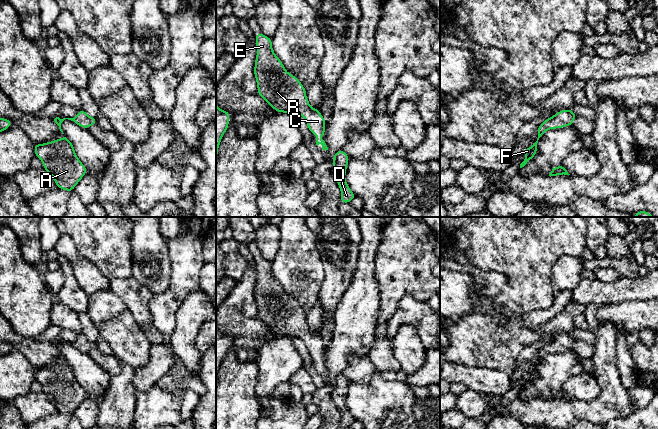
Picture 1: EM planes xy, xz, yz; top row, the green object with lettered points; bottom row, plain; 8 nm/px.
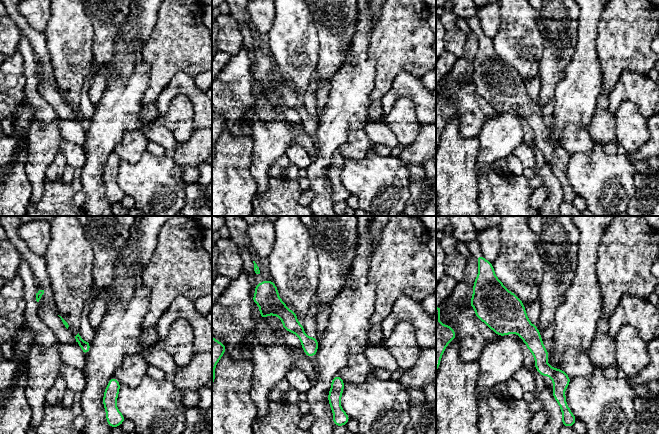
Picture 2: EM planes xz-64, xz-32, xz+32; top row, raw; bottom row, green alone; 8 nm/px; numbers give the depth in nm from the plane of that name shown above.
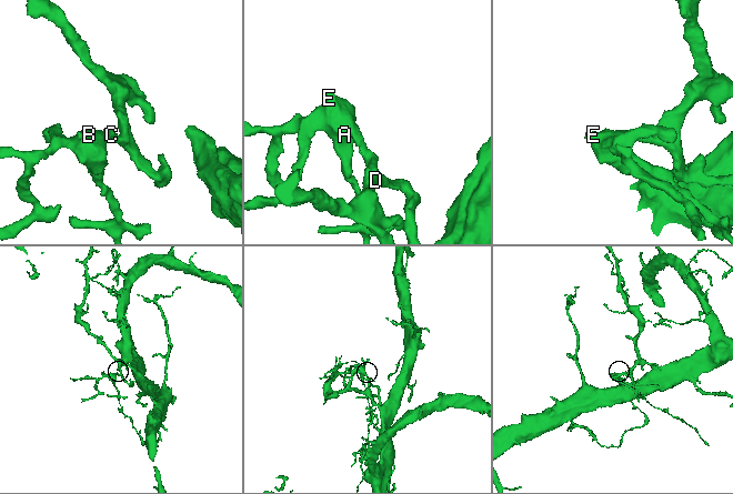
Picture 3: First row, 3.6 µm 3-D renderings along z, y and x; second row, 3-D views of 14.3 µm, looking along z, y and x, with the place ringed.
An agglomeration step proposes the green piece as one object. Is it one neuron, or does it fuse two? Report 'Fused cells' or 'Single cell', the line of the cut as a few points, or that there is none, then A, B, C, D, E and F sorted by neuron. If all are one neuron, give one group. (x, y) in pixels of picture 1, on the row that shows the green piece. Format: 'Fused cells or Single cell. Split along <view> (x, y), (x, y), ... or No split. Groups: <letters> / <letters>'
Single cell. No split. Groups: A B C D E F

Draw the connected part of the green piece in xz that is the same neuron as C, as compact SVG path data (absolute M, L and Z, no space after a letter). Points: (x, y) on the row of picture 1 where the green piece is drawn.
M263 33L254 36L257 53L254 75L257 93L279 113L298 113L302 115L312 134L316 134L316 145L328 150L324 140L318 141L325 134L326 121L319 109L310 106L306 89L299 79L289 74L272 48L272 39Z

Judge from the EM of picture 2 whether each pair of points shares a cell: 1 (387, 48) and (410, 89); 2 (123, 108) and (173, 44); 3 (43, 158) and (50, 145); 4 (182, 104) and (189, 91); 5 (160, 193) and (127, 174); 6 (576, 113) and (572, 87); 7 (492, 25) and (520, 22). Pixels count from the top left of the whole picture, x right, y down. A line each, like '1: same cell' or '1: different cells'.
1: different cells
2: different cells
3: same cell
4: different cells
5: same cell
6: same cell
7: different cells

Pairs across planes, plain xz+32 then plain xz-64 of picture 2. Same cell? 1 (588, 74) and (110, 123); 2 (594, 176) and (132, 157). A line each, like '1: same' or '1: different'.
1: same
2: different

